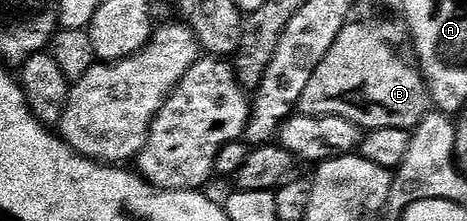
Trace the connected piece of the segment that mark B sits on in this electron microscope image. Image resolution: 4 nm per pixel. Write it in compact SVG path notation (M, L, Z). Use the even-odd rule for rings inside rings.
M350 21L339 32L335 44L323 56L319 68L307 80L297 110L307 116L326 114L351 120L362 131L399 128L412 131L427 113L427 87L416 65L404 62L389 43L379 40L368 26Z

